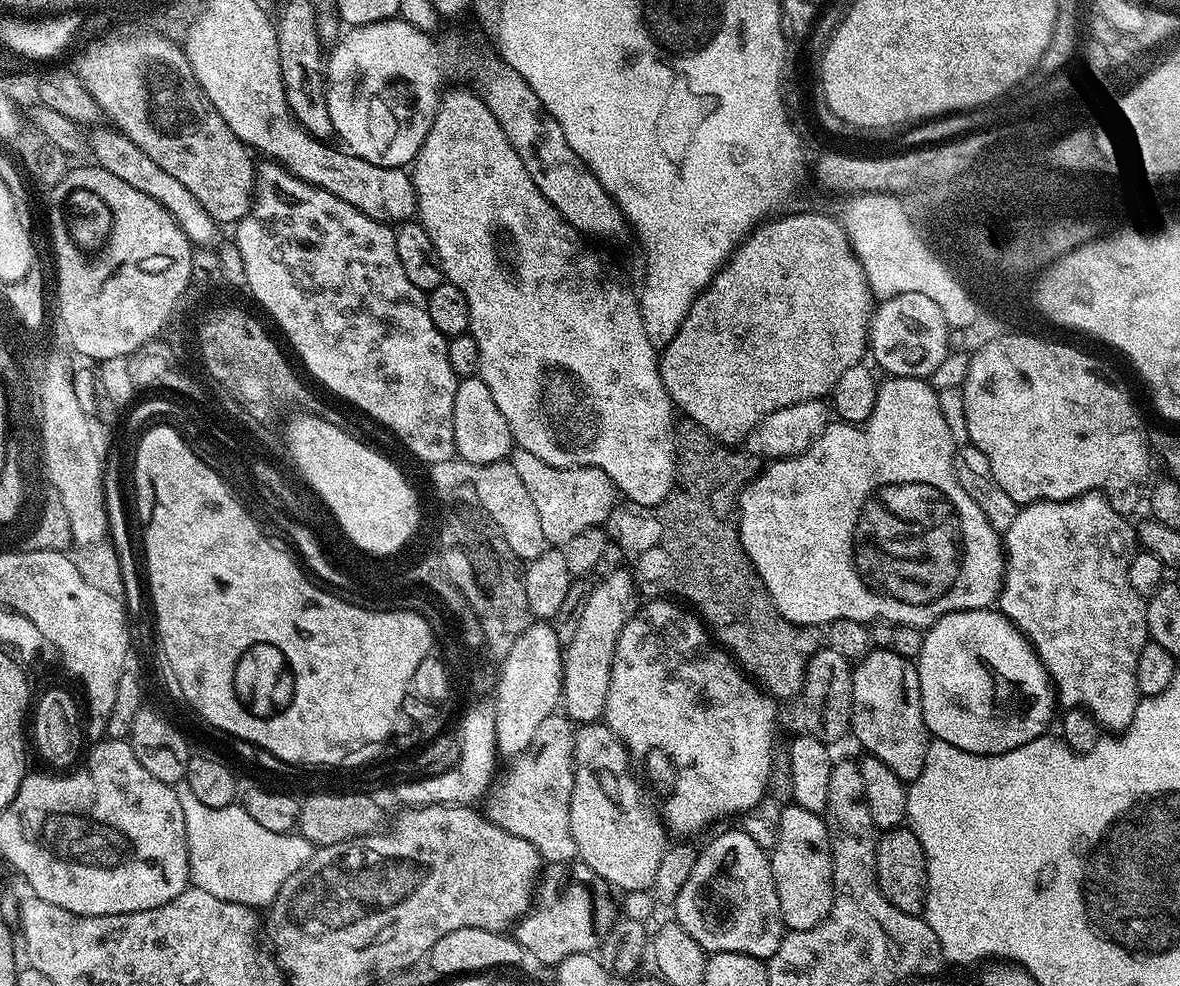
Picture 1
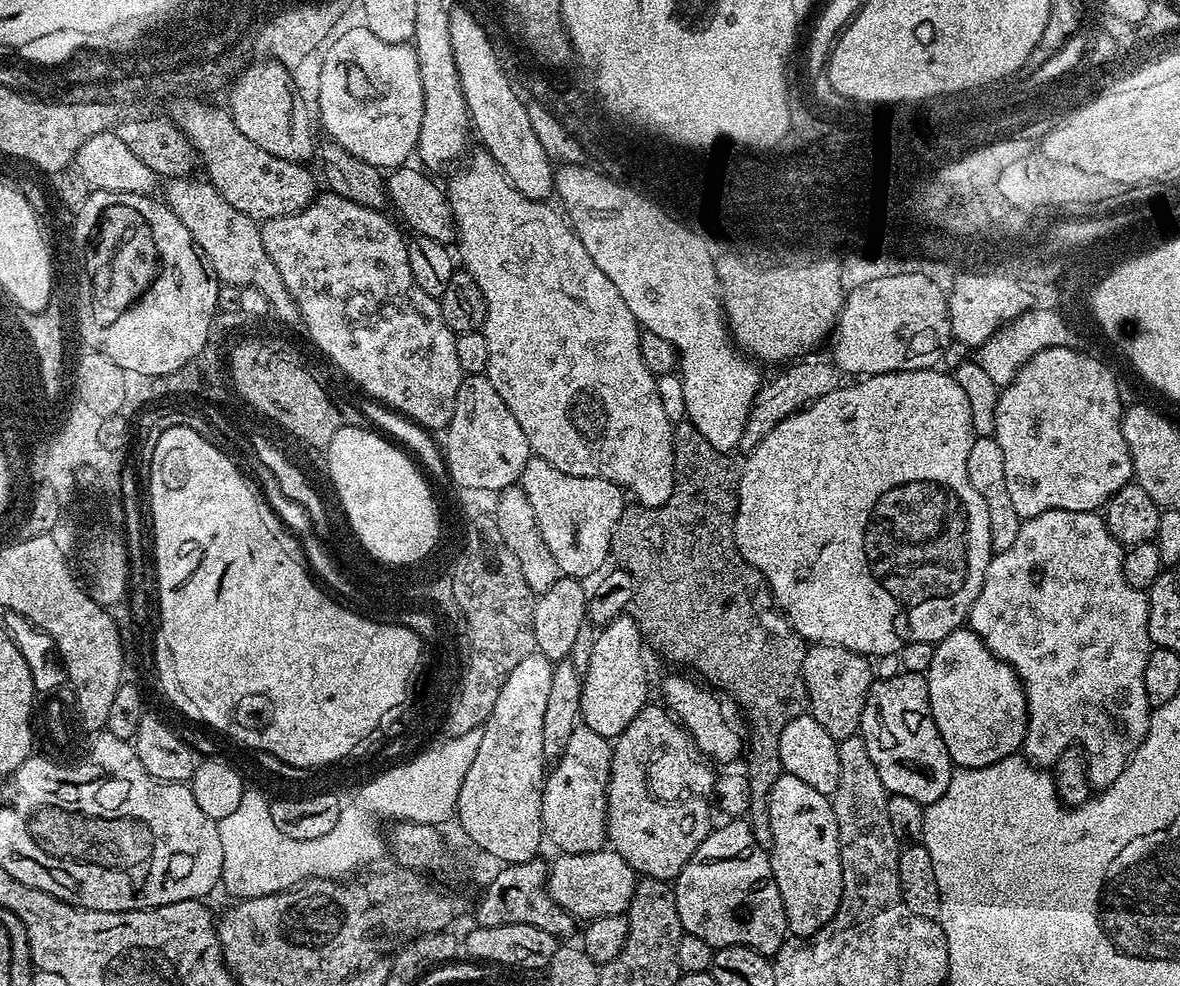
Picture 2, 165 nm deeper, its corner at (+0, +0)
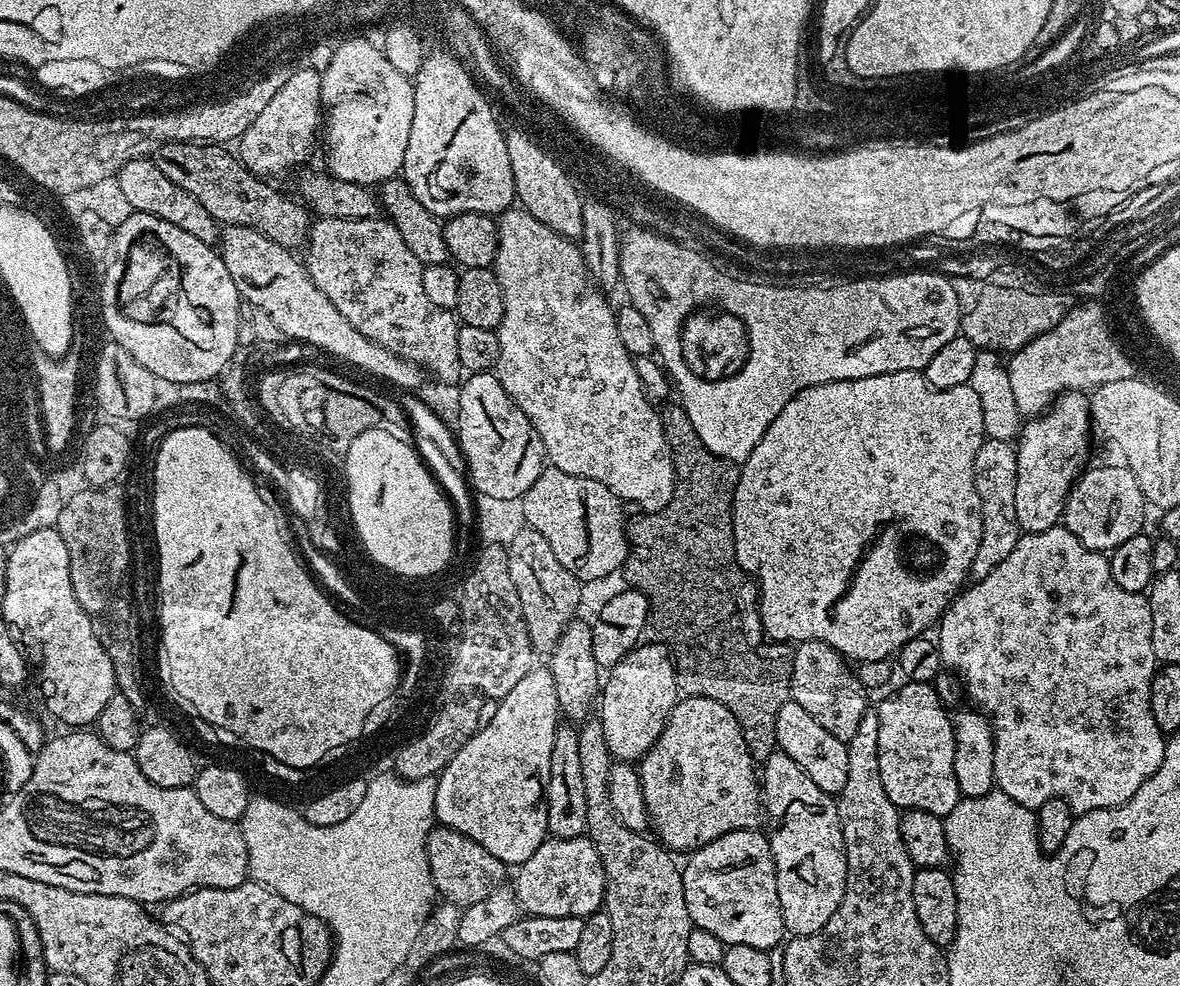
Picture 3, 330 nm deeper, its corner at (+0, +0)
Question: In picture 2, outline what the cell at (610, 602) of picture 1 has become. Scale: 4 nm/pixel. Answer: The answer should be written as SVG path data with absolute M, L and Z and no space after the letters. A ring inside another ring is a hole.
M635 615L615 616L596 633L594 650L590 653L590 666L583 672L580 720L594 734L615 738L638 718L638 714L649 703L648 668L644 665L646 645L636 625Z

